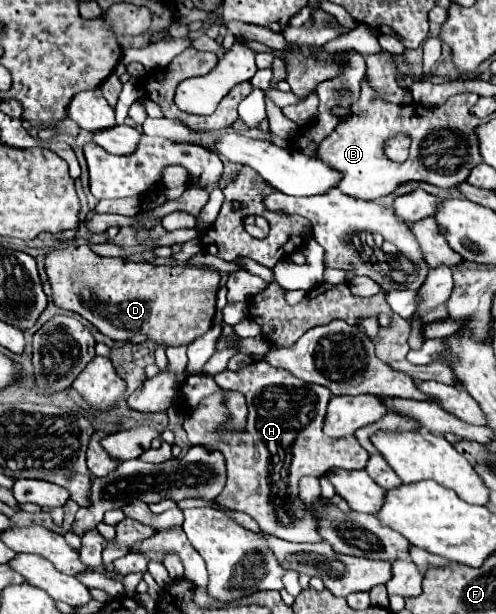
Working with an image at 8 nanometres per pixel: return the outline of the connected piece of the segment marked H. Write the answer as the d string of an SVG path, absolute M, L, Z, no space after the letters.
M251 362L249 366L231 372L223 370L215 376L215 382L219 390L225 392L239 392L247 400L247 424L241 434L233 434L229 430L229 436L219 436L215 430L225 422L225 398L221 394L211 394L209 398L203 398L201 406L193 410L193 414L185 414L183 428L187 432L189 444L203 444L205 448L215 448L221 450L221 454L227 460L227 484L223 492L217 496L217 502L221 506L227 506L231 510L239 510L249 514L253 520L259 522L259 526L287 542L319 542L317 534L317 520L313 516L313 510L305 508L303 502L299 502L297 496L297 477L325 475L331 468L342 468L345 470L363 470L369 460L369 452L357 442L355 436L349 438L329 438L323 432L323 420L325 420L325 410L327 402L331 398L329 390L325 386L313 386L309 382L301 382L299 378L293 378L287 370L269 366L267 362Z

